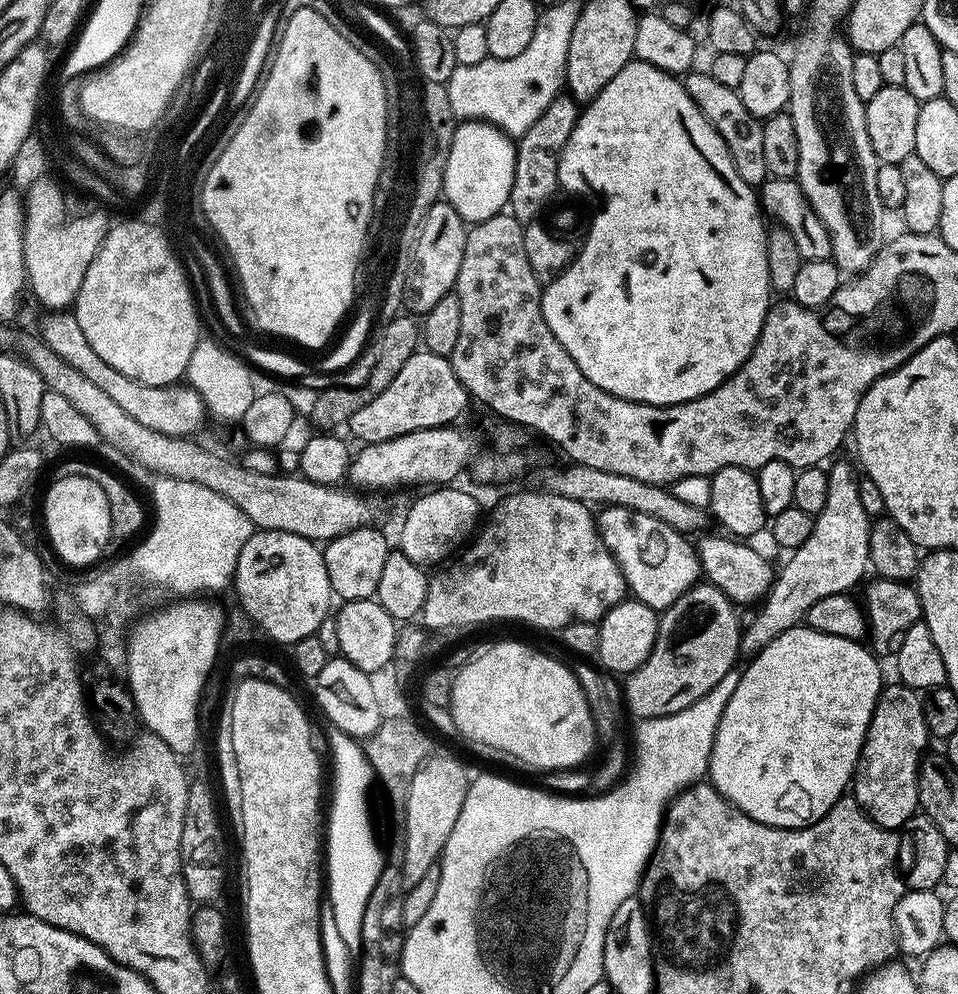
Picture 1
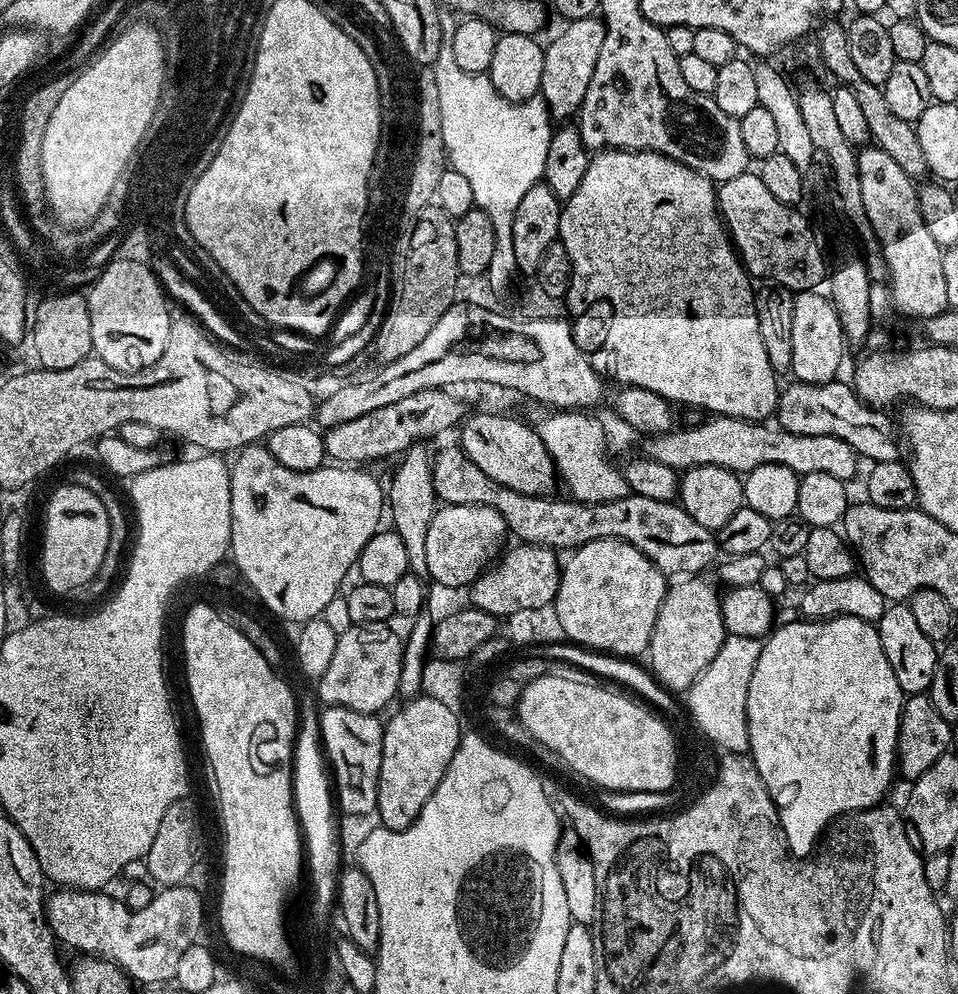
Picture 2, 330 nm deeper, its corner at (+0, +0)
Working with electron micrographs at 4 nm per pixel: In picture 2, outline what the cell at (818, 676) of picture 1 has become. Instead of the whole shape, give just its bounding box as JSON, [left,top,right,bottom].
[746,616,906,858]

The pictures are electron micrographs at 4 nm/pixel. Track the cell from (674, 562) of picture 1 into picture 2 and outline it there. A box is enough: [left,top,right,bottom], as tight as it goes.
[458,410,558,496]

